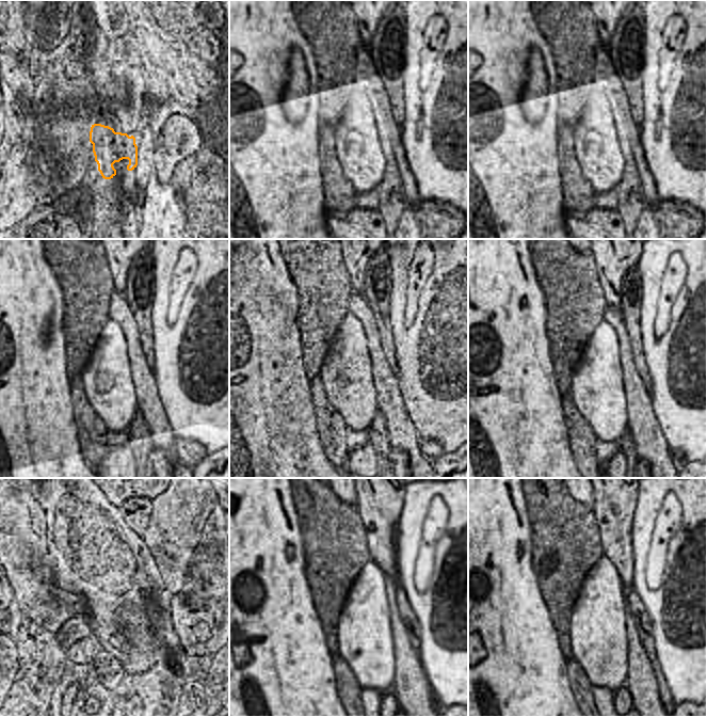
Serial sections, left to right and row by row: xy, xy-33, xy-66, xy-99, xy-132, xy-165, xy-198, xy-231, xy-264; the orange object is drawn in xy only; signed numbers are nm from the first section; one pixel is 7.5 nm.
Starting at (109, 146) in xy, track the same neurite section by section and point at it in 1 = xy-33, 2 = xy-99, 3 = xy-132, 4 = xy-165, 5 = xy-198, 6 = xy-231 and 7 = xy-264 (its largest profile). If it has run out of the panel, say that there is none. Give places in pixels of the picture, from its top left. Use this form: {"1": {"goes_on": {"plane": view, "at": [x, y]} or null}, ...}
{"1": {"goes_on": {"plane": "xy-33", "at": [353, 146]}}, "2": {"goes_on": {"plane": "xy-99", "at": [114, 421]}}, "3": {"goes_on": {"plane": "xy-132", "at": [357, 423]}}, "4": {"goes_on": {"plane": "xy-165", "at": [601, 386]}}, "5": {"goes_on": {"plane": "xy-198", "at": [132, 662]}}, "6": {"goes_on": {"plane": "xy-231", "at": [369, 654]}}, "7": {"goes_on": {"plane": "xy-264", "at": [599, 634]}}}

